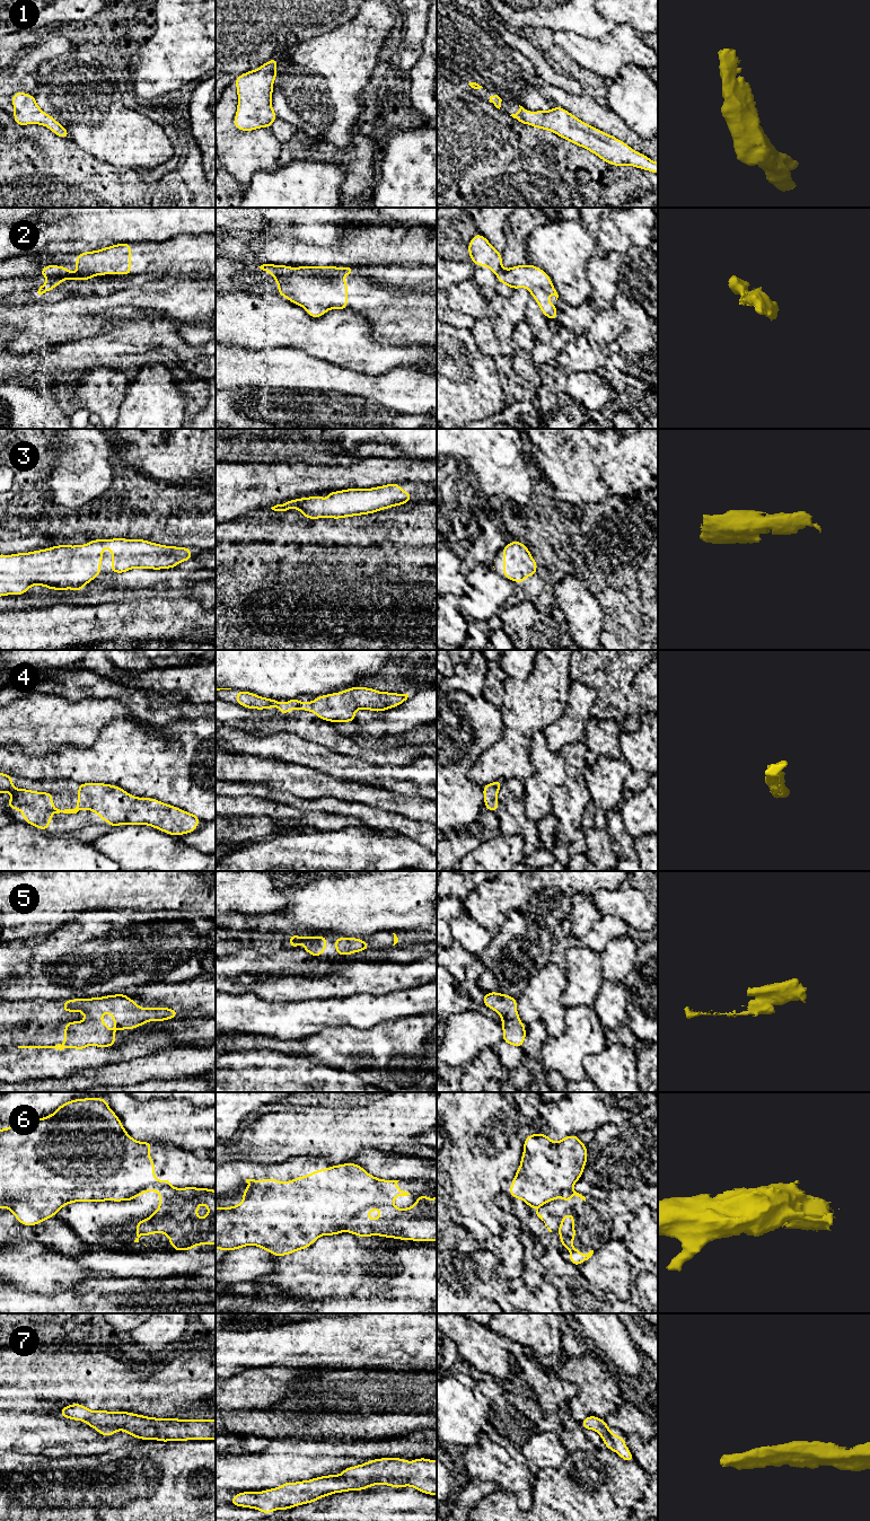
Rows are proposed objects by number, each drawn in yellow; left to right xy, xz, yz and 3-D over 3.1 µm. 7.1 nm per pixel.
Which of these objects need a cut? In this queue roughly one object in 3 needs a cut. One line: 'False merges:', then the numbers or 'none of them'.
False merges: 2, 6

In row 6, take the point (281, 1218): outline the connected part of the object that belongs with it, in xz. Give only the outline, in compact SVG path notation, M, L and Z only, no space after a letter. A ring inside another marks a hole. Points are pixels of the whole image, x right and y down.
M350 1162L339 1164L339 1166L331 1166L326 1169L318 1169L309 1175L300 1176L287 1182L281 1182L275 1178L260 1179L260 1180L246 1179L248 1187L245 1188L243 1192L243 1202L240 1204L234 1205L231 1207L216 1207L216 1250L221 1249L226 1251L231 1251L231 1250L240 1249L245 1246L256 1246L269 1251L270 1254L276 1257L281 1257L281 1256L290 1255L298 1250L307 1249L322 1236L335 1236L335 1234L342 1233L345 1230L348 1222L354 1219L357 1214L364 1207L370 1206L370 1205L394 1206L394 1199L396 1196L411 1195L410 1193L404 1192L396 1186L398 1181L399 1180L379 1179L368 1173L360 1164L350 1163Z

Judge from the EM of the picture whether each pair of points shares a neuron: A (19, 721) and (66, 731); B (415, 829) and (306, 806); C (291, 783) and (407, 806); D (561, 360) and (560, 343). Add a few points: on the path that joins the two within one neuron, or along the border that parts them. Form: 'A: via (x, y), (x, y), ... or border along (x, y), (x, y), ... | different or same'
A: via (31, 722), (54, 723) | same
B: via (388, 820), (376, 819), (357, 809), (333, 805) | same
C: via (321, 785), (330, 785), (378, 797) | same
D: via (563, 355), (563, 348) | same

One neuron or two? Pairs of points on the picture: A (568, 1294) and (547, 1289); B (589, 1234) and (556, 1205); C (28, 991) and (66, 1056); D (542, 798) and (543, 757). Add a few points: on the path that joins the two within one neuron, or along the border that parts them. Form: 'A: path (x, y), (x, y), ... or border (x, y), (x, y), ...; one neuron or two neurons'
A: path (563, 1294), (552, 1293); one neuron
B: path (581, 1227), (564, 1212); one neuron
C: border (36, 999), (11, 1001); two neurons
D: path (542, 788), (543, 767); one neuron

